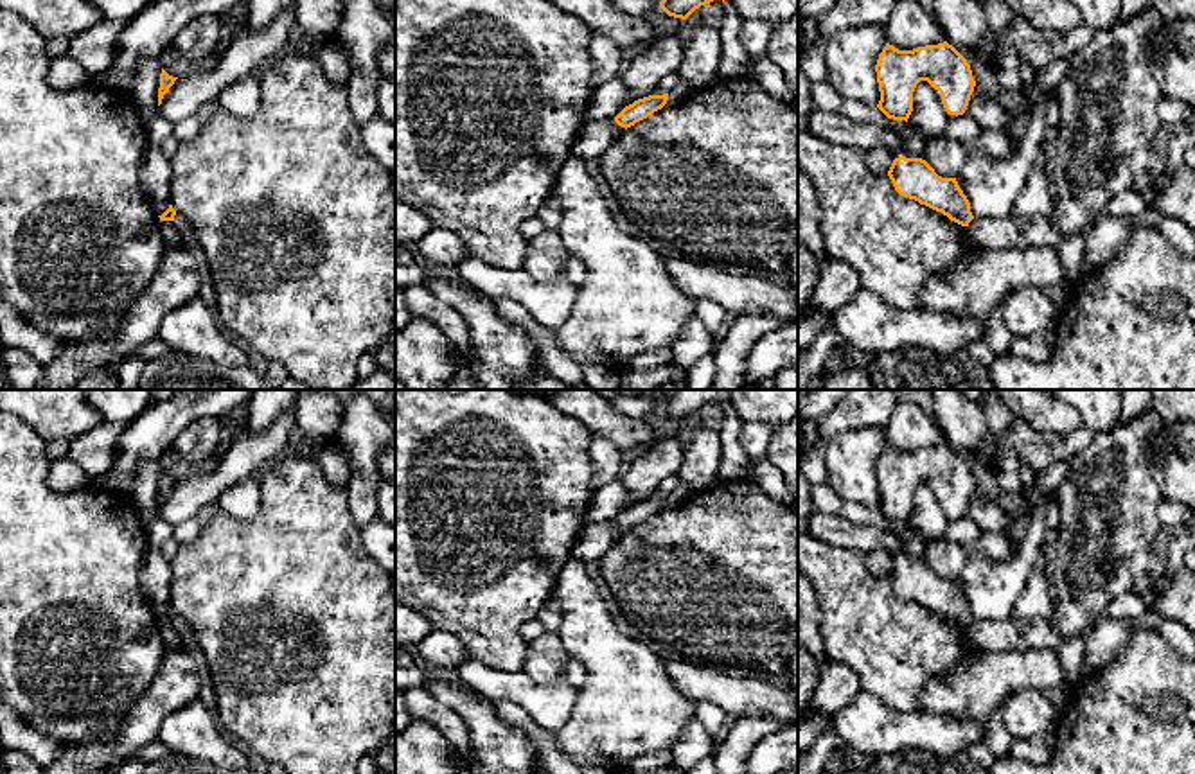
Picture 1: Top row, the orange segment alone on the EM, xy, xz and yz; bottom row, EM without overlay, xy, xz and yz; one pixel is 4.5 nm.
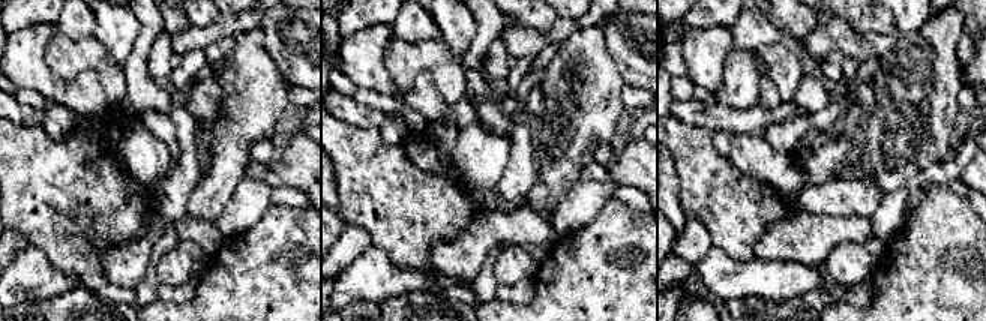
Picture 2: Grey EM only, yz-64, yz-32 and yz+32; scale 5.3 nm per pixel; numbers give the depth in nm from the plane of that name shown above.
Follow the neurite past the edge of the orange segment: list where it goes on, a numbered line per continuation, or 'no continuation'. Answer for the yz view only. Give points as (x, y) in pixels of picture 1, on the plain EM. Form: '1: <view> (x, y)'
no continuation

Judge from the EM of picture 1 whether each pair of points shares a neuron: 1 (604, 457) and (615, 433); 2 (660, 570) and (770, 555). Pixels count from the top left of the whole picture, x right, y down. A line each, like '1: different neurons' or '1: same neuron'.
1: different neurons
2: same neuron

